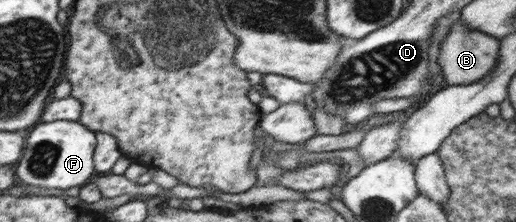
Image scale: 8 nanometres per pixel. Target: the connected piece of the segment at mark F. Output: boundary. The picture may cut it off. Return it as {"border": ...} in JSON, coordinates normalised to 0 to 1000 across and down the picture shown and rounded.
{"border":[[[149,545],[78,550],[60,590],[45,707],[31,743],[33,797],[50,833],[91,851],[134,851],[165,833],[188,793],[184,680],[188,676],[184,590]]]}

